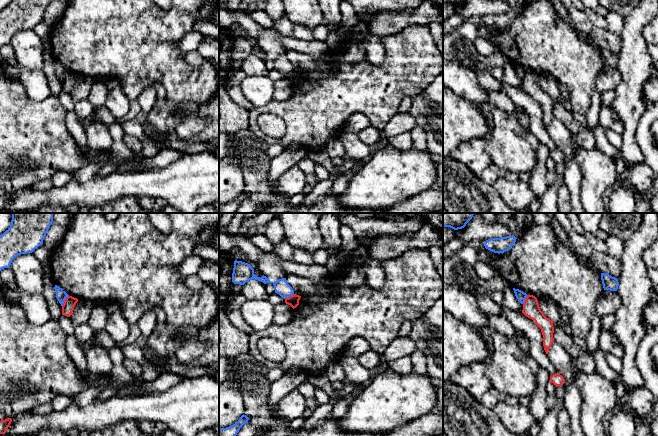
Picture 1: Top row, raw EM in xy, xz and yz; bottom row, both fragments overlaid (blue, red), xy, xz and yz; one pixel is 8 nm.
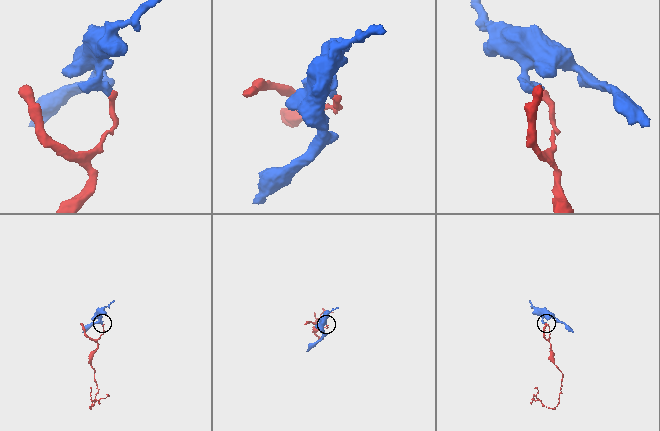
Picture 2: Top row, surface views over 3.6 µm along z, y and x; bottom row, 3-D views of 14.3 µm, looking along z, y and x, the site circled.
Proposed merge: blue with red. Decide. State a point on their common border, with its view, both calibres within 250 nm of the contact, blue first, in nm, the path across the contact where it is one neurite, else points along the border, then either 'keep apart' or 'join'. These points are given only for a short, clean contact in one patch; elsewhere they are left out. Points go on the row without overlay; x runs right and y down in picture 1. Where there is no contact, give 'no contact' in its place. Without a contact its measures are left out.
xy (64, 76) | 90/90 nm | along xy (68, 71), (62, 82) | keep apart

